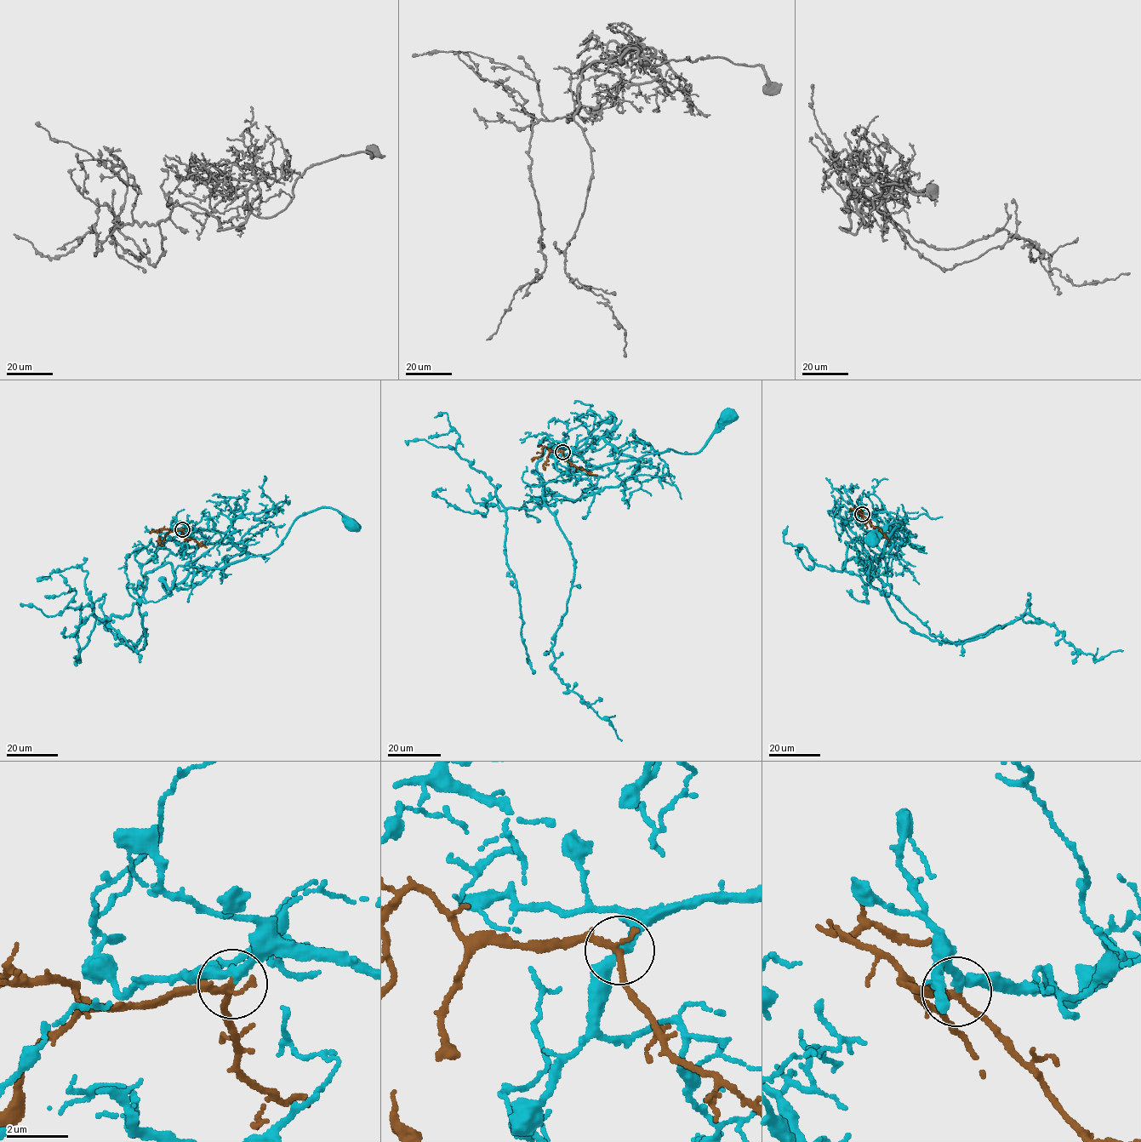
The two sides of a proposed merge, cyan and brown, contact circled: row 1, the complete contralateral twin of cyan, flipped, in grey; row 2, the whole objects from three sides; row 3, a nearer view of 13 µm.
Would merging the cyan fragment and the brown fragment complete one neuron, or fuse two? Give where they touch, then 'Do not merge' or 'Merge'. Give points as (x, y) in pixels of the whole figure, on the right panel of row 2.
Place: (862, 514). Merge

